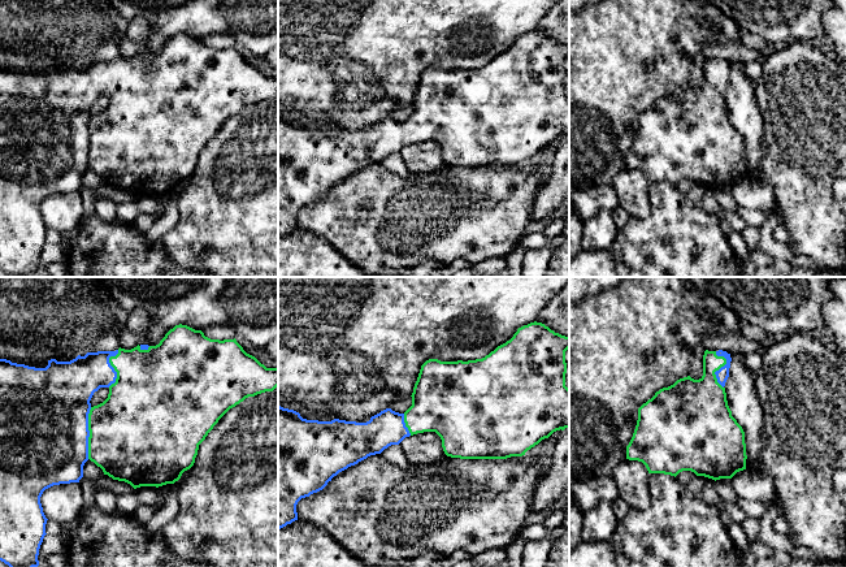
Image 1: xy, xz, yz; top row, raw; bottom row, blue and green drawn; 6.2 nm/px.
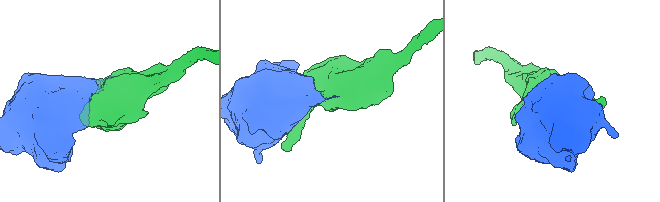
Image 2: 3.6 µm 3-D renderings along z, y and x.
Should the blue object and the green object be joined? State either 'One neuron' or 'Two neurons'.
One neuron

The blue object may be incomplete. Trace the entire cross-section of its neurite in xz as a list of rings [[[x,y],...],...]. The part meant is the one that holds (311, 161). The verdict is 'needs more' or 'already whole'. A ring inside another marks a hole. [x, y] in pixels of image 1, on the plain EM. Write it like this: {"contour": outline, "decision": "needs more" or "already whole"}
{"contour": [[[542,31],[517,38],[513,46],[482,68],[441,70],[426,69],[420,78],[412,101],[412,114],[399,122],[386,117],[366,131],[307,129],[299,121],[278,113],[278,238],[298,229],[296,213],[301,207],[322,199],[339,181],[381,163],[405,146],[435,140],[447,165],[460,168],[507,168],[522,165],[528,159],[556,139],[569,137],[569,98],[565,95],[565,60],[569,46],[555,42]]], "decision": "needs more"}

